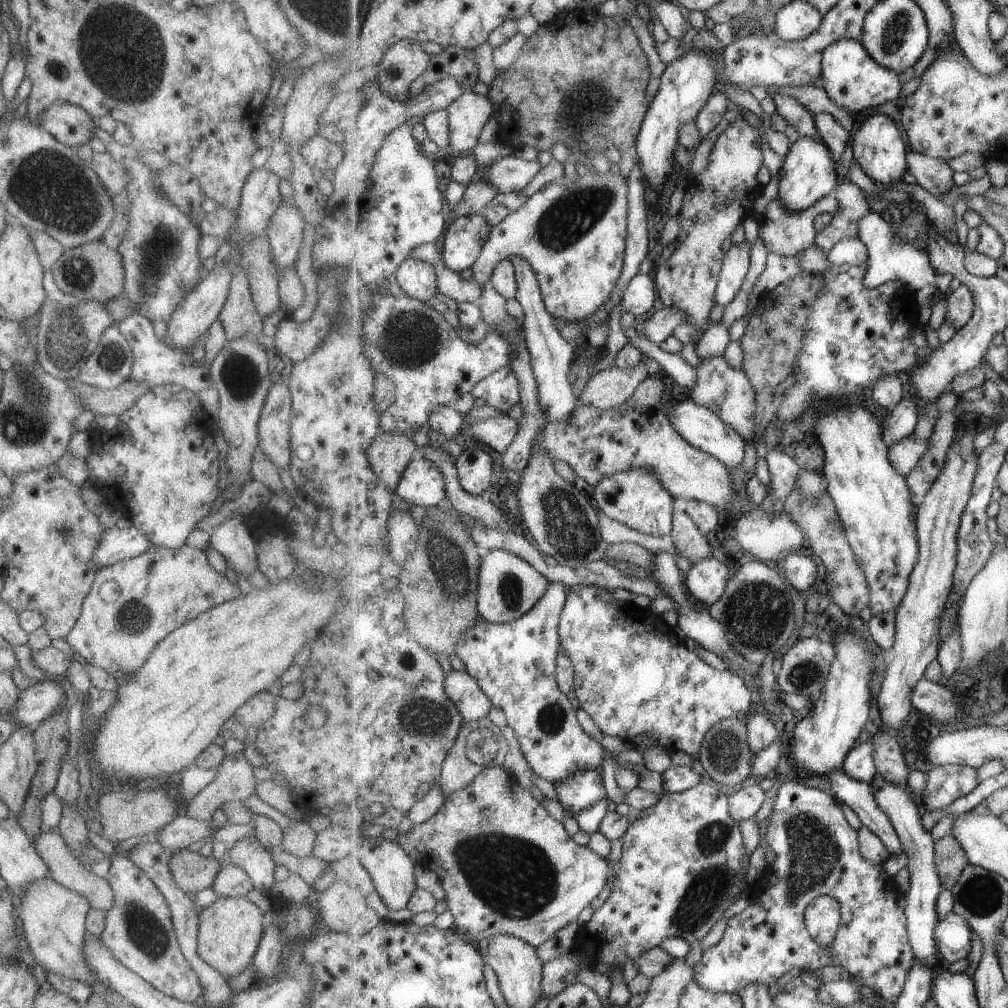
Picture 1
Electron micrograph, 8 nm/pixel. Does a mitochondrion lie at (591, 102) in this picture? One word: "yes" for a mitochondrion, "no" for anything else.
yes

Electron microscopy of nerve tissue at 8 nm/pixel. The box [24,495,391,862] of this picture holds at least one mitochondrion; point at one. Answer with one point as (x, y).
(134, 618)

